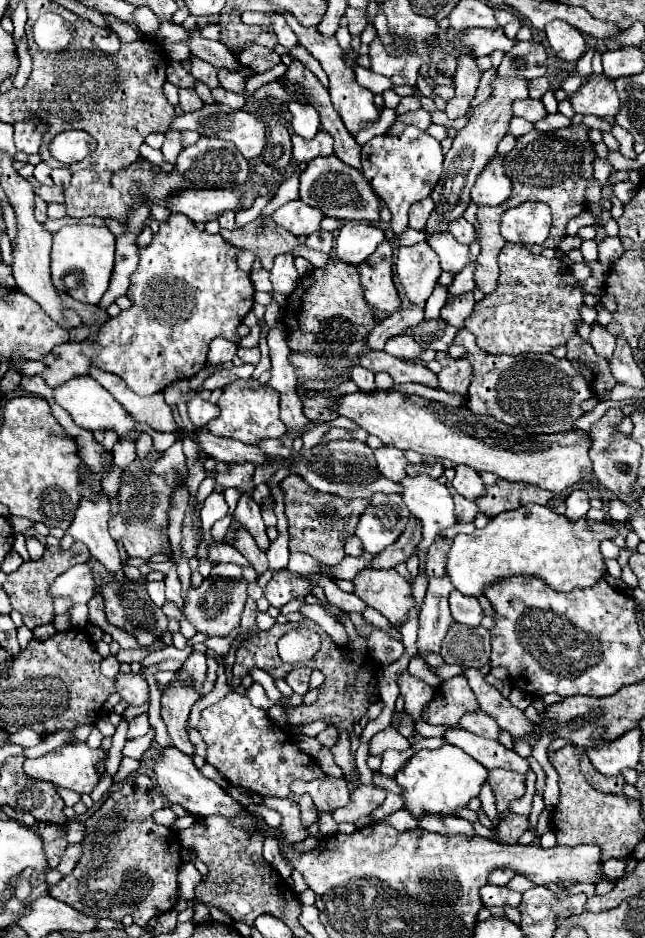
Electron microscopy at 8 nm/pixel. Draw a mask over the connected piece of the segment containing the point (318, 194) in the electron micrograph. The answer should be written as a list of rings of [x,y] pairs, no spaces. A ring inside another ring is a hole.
[[[337,156],[315,158],[307,164],[307,170],[301,172],[301,200],[309,206],[323,210],[325,216],[343,218],[343,220],[365,220],[379,222],[381,220],[381,198],[365,180],[363,172],[341,162]]]

